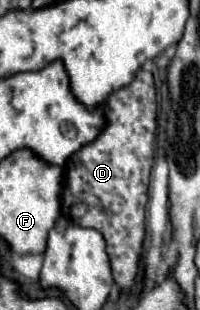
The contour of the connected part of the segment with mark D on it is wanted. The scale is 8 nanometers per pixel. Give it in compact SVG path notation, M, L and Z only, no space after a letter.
M139 69L135 79L125 87L117 89L107 99L107 125L101 131L101 135L81 147L75 155L69 157L69 163L65 167L65 189L63 189L63 213L71 217L81 227L93 227L103 233L107 241L107 253L111 259L113 279L121 287L123 293L129 291L129 285L133 283L137 275L141 245L145 237L145 205L147 205L147 185L149 185L149 173L153 165L153 143L155 143L155 131L157 131L157 95L153 85L153 75L149 71Z

